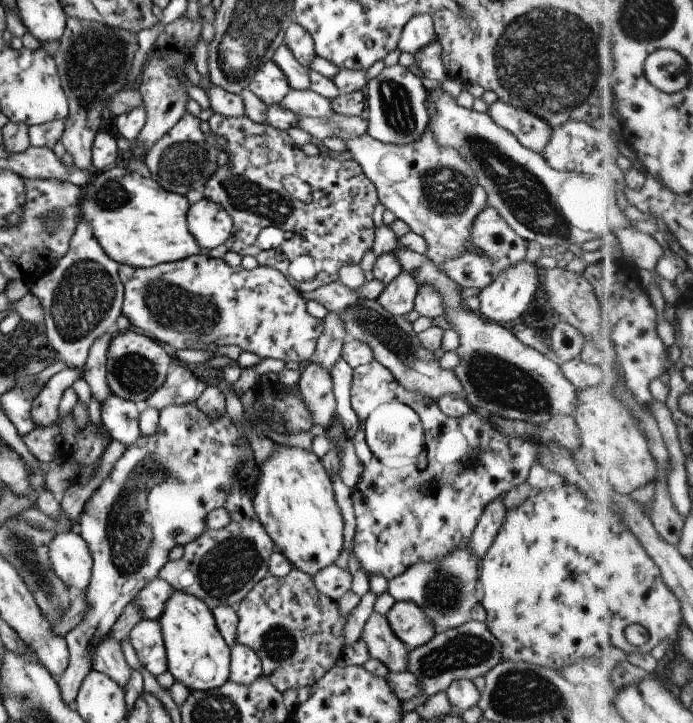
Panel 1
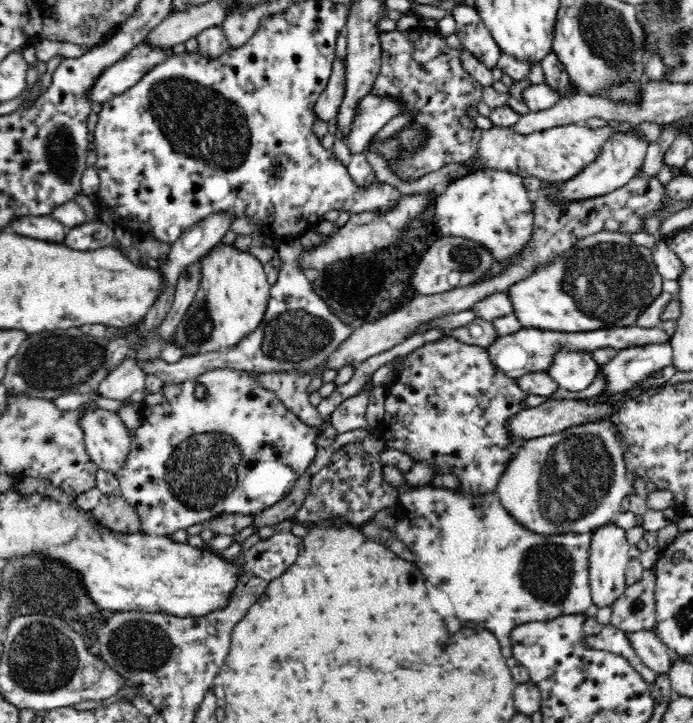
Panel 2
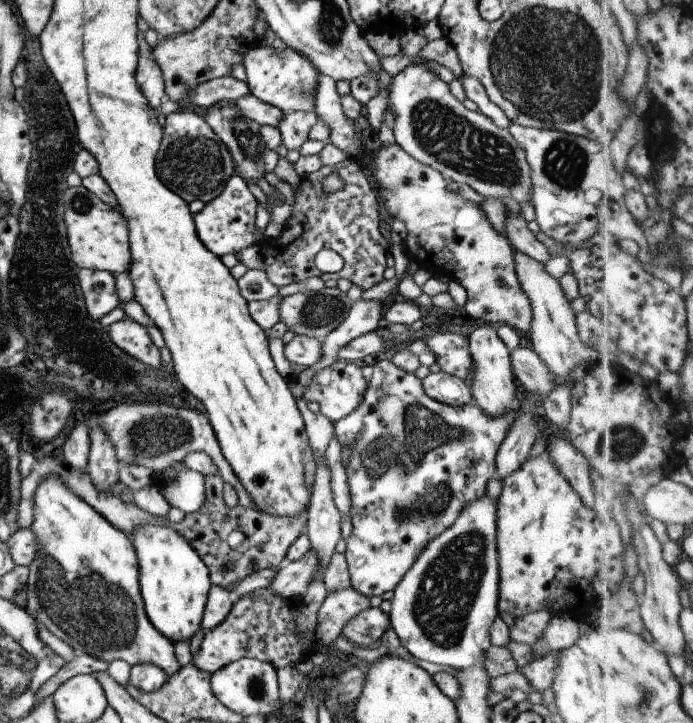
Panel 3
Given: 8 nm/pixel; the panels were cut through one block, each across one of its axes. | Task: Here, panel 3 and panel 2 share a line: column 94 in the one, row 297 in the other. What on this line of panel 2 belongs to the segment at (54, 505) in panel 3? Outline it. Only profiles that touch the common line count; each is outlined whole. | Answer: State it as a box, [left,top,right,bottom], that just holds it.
[506,231,662,332]

